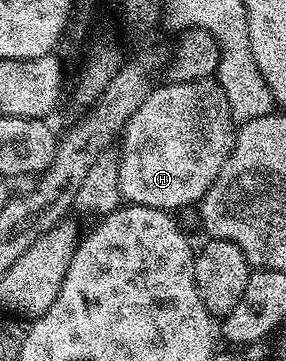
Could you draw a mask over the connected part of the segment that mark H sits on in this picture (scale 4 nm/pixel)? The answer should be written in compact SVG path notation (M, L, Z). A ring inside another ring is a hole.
M216 79L196 80L171 84L168 82L154 87L149 97L131 114L125 123L125 130L119 137L121 152L117 156L119 166L119 190L122 201L143 207L155 207L166 210L196 205L205 197L209 183L215 179L218 170L227 162L233 149L235 122L227 106L227 98Z

